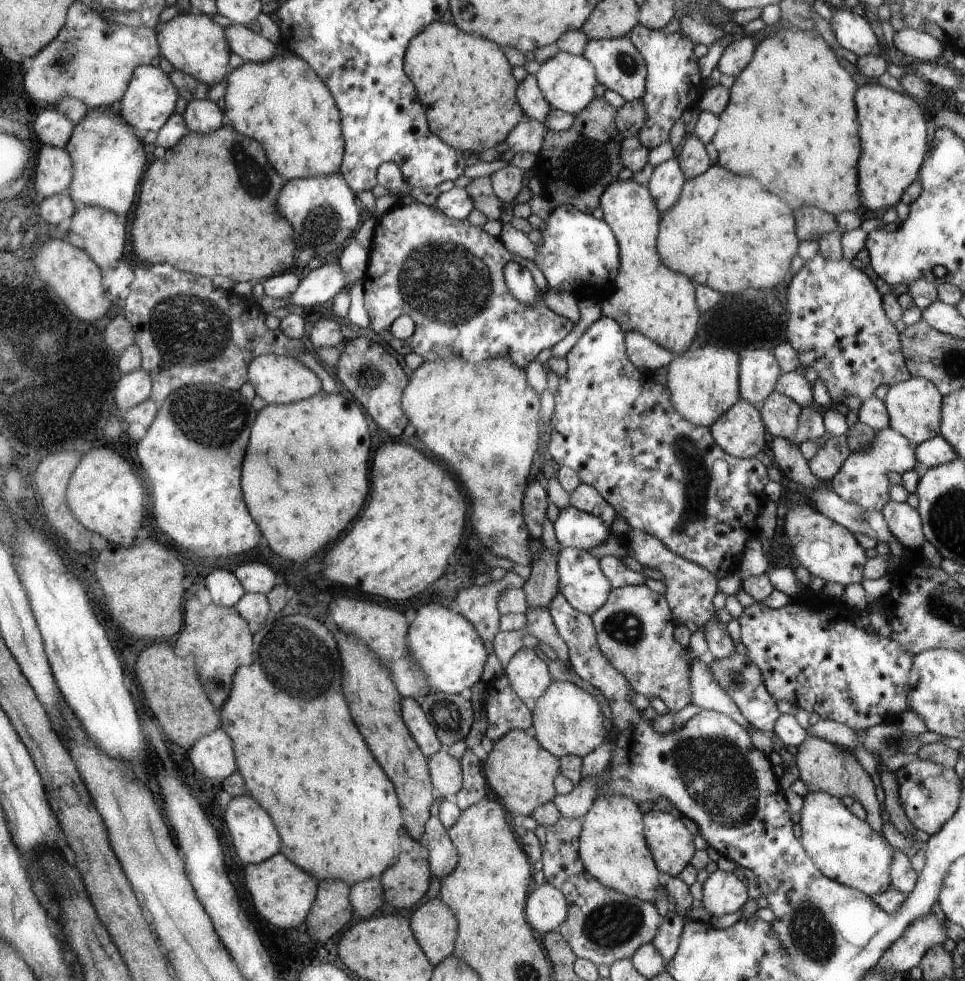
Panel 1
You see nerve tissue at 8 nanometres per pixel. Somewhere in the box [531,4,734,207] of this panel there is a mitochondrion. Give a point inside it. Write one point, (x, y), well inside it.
(628, 64)

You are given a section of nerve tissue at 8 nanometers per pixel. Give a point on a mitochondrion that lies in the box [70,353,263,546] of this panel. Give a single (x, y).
(203, 416)

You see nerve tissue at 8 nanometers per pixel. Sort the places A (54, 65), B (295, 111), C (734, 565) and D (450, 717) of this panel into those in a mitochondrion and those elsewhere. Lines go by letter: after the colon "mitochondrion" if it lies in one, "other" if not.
A: mitochondrion
B: other
C: other
D: mitochondrion

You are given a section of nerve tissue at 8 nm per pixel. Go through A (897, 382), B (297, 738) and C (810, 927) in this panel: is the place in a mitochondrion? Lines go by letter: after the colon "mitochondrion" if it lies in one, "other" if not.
A: other
B: other
C: mitochondrion

